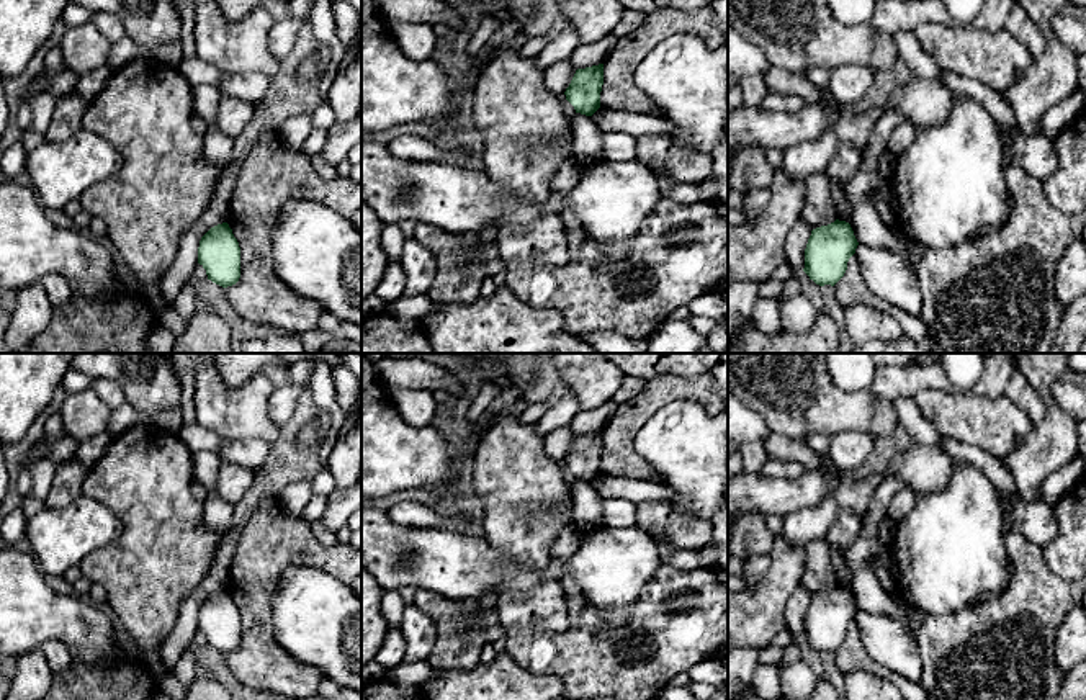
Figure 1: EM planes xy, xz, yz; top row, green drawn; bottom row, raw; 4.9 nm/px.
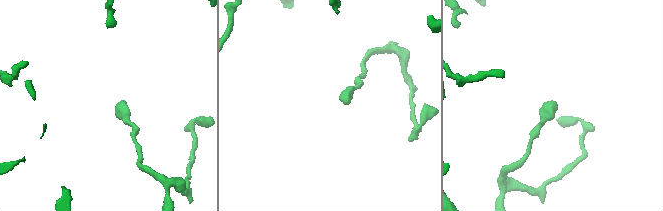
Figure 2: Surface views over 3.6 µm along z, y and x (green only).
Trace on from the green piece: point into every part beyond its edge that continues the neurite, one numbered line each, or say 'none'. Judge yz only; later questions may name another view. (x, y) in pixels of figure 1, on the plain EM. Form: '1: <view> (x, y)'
none

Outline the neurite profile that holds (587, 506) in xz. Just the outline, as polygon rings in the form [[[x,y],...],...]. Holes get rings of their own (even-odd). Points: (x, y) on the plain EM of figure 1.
[[[576,479],[571,484],[574,523],[582,528],[604,527],[602,499],[590,482]]]

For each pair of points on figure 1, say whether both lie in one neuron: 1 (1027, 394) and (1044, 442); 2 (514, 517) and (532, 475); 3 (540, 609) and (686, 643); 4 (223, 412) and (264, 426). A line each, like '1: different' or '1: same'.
1: different
2: same
3: different
4: same

